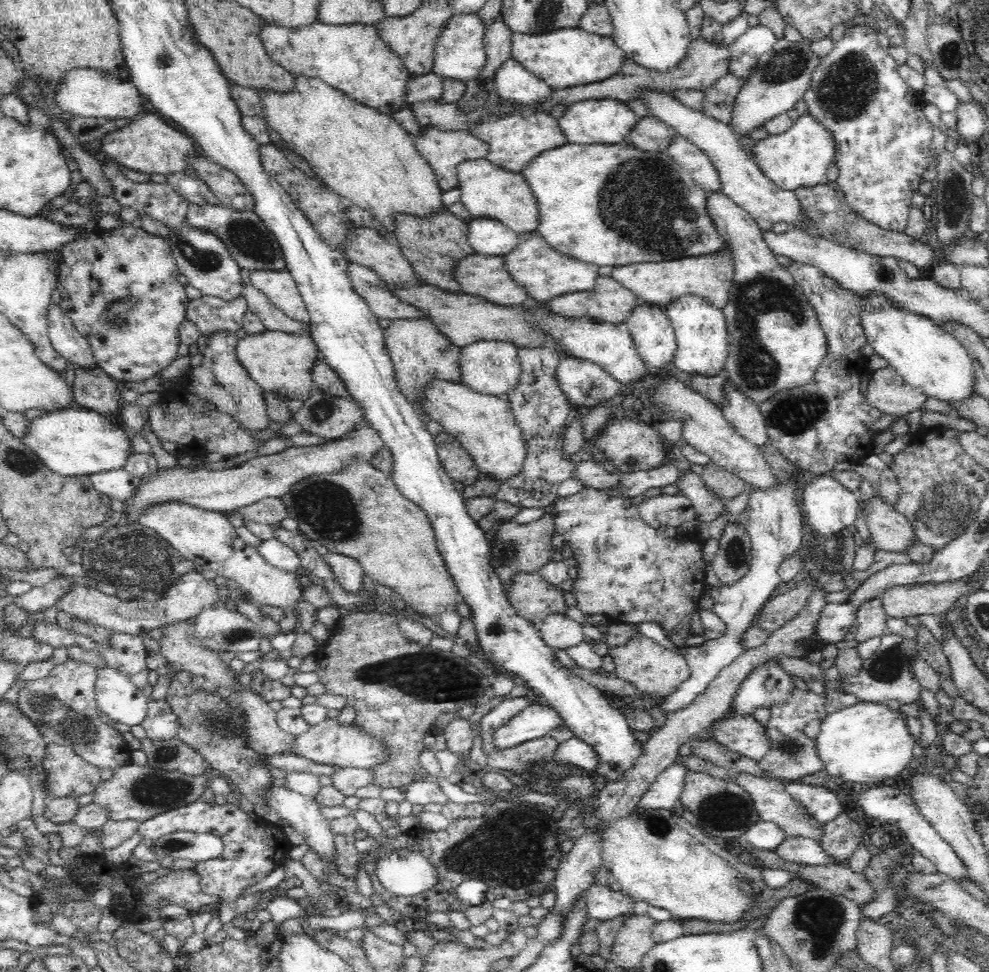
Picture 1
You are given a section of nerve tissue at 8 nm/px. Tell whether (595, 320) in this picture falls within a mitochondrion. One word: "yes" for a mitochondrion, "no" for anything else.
no

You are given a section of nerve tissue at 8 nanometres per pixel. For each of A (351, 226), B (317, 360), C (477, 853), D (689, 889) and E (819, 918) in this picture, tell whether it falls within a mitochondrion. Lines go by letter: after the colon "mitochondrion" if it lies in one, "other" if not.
A: other
B: other
C: mitochondrion
D: other
E: mitochondrion

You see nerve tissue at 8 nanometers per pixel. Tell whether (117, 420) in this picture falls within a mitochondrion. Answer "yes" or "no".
no

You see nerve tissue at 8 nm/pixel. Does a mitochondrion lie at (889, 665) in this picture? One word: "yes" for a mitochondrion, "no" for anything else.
yes

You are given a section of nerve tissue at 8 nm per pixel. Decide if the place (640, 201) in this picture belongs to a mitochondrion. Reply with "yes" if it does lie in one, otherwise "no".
yes

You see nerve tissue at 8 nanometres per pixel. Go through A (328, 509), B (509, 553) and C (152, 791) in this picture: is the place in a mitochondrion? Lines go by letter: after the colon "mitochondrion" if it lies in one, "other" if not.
A: mitochondrion
B: mitochondrion
C: mitochondrion

